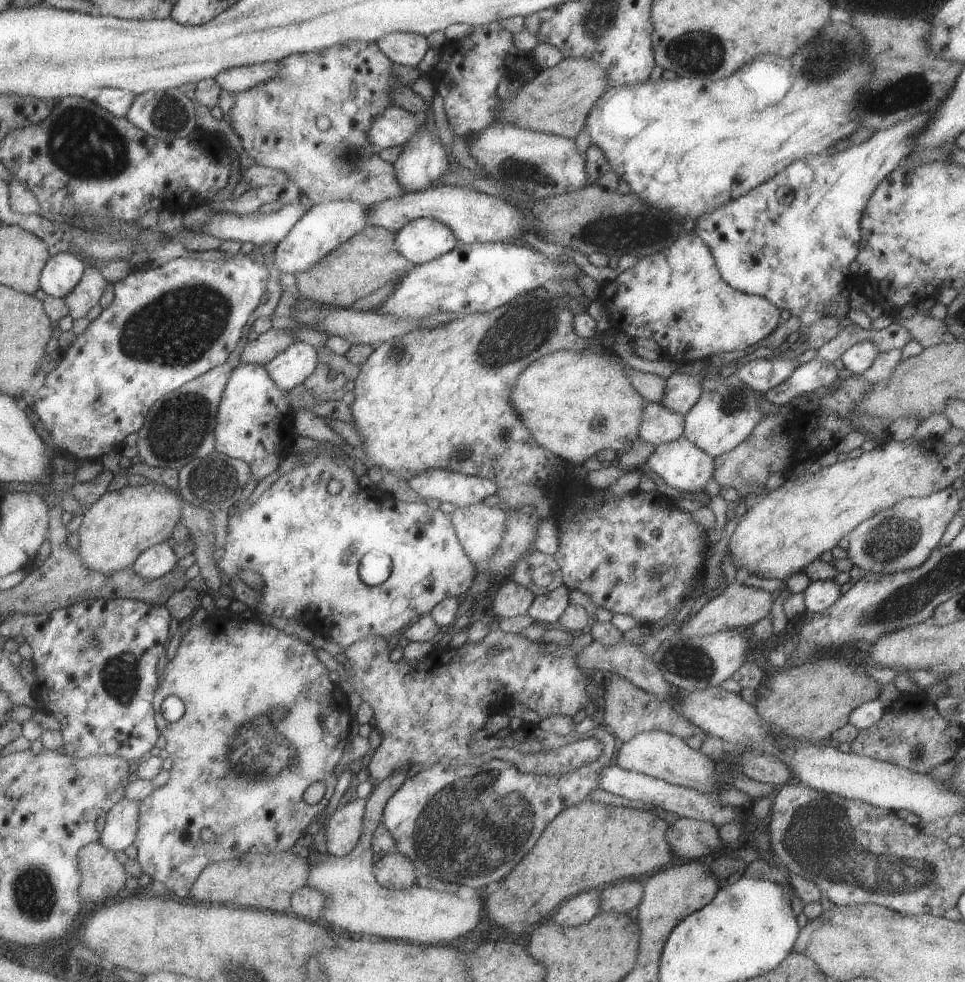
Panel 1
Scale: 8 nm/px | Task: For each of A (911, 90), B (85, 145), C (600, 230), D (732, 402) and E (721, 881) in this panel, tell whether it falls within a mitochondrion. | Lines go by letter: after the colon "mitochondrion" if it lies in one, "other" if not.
A: mitochondrion
B: mitochondrion
C: mitochondrion
D: mitochondrion
E: other

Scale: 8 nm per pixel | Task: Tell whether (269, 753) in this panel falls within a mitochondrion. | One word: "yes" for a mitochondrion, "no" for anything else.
yes

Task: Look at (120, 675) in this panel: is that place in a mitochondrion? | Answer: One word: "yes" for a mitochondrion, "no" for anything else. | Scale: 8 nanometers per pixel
yes

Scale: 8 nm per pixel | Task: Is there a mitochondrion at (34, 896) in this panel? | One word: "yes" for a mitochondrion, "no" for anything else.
yes

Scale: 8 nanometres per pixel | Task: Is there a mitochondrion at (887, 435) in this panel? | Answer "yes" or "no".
no

